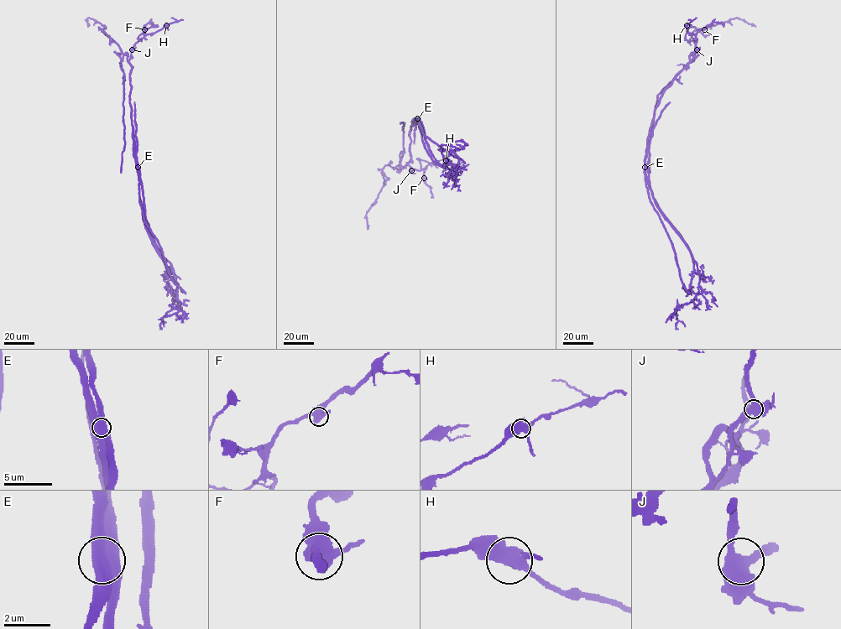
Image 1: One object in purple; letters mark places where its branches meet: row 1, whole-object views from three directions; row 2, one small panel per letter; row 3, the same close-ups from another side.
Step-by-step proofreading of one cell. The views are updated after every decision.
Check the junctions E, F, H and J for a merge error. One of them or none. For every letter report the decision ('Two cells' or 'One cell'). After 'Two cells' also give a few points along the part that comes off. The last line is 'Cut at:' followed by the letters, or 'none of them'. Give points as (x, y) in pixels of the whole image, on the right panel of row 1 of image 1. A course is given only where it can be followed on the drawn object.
E: Two cells. Course of the part to remove: (645, 167), (648, 197), (670, 239), (681, 278), (690, 293)
F: One cell
H: One cell
J: One cell
Cut at: E

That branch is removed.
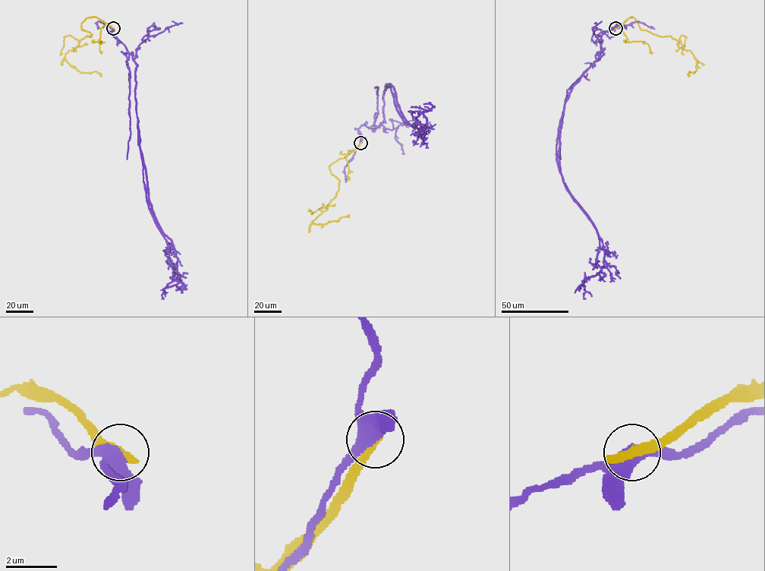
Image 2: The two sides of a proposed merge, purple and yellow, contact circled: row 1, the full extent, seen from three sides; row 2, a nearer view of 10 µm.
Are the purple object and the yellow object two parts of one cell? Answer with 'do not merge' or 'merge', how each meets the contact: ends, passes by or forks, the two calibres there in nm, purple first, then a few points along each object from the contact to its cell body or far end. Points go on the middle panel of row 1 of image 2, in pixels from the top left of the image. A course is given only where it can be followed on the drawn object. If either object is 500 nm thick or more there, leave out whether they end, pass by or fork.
do not merge; 550 nm thick on the purple side, 440 nm on the other; purple runs (360, 143), (361, 125), (375, 128), (382, 121), (387, 84), (408, 124), (390, 87), (385, 90); yellow runs (360, 143), (329, 165), (330, 172), (339, 181), (338, 190), (327, 209), (313, 222), (324, 225), (349, 216)

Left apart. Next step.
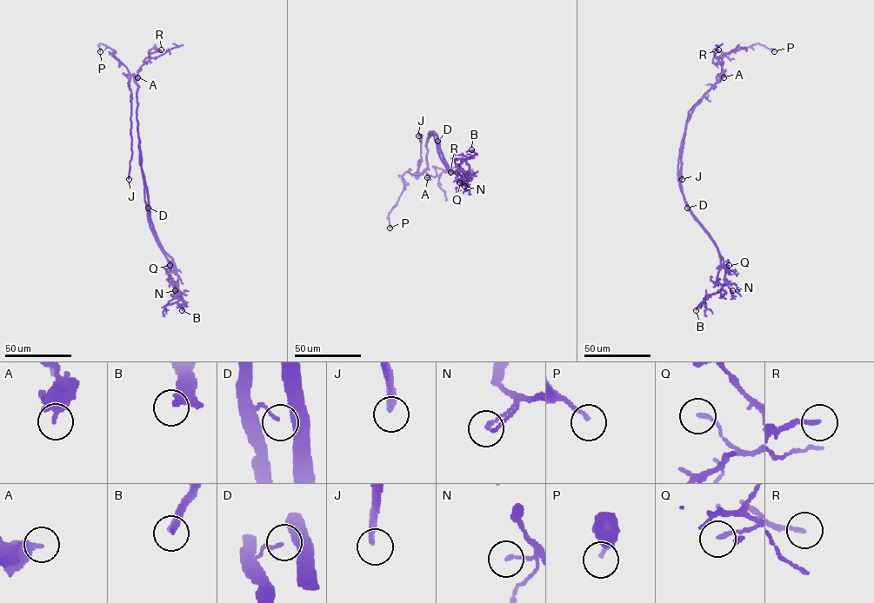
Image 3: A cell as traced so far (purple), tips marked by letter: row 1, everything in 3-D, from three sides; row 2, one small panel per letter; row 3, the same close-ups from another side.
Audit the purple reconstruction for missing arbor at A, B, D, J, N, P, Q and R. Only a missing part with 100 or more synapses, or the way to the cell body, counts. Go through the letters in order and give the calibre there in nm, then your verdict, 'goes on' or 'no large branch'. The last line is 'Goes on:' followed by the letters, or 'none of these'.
A: 480 nm | no large branch
B: 320 nm | goes on
D: 200 nm | no large branch
J: 280 nm | goes on
N: 130 nm | no large branch
P: 150 nm | no large branch
Q: 130 nm | no large branch
R: 180 nm | no large branch
Goes on: B, J

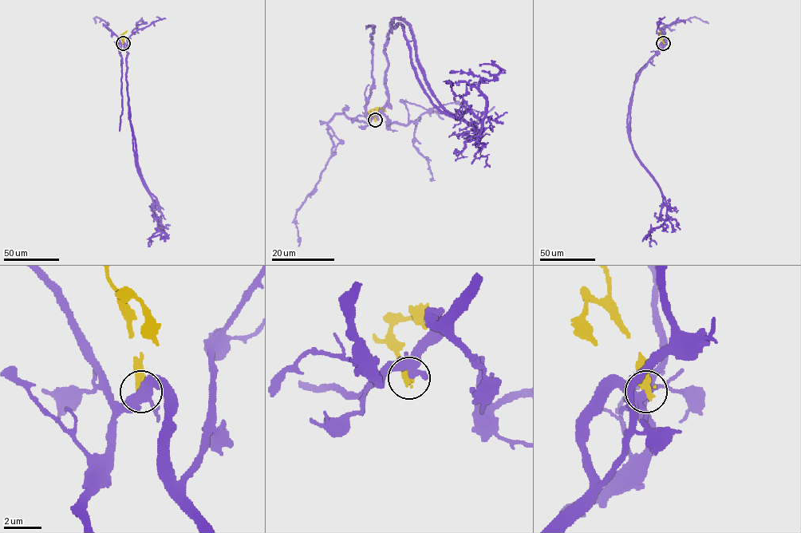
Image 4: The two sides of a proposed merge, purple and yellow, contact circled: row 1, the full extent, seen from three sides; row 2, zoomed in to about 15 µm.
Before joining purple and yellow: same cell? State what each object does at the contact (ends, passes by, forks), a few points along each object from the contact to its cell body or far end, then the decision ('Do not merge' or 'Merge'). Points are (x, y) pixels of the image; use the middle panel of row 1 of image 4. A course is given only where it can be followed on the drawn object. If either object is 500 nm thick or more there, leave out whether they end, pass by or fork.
At the ring purple forks. At the ring yellow ends. Course of purple: (375, 120), (388, 99), (384, 47), (395, 18), (408, 24), (445, 112), (416, 78), (402, 26), (391, 33). Course of yellow: (375, 120), (369, 112), (377, 108), (386, 111). Do not merge

